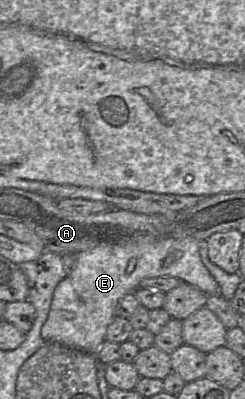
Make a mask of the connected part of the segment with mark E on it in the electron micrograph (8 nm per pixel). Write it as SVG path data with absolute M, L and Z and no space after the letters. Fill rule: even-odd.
M166 238L143 244L99 245L70 258L68 273L54 290L41 337L45 343L97 354L106 340L107 327L116 316L121 298L135 293L143 279L162 276L178 278L208 296L219 295L218 283L201 260L197 239Z

